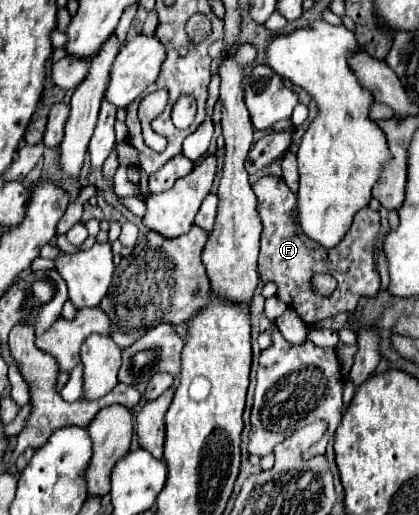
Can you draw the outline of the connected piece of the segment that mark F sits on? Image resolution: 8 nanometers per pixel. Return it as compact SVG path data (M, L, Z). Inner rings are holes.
M264 176L252 184L258 198L256 210L262 222L260 256L258 256L258 278L260 282L274 282L276 296L292 306L306 324L336 316L340 312L352 312L360 298L372 298L380 290L380 276L374 264L374 236L380 228L380 218L356 218L340 246L334 250L322 248L318 242L306 238L298 226L296 214L296 194L286 186L282 178ZM324 272L336 278L338 288L332 296L322 298L310 290L310 280L314 274Z

